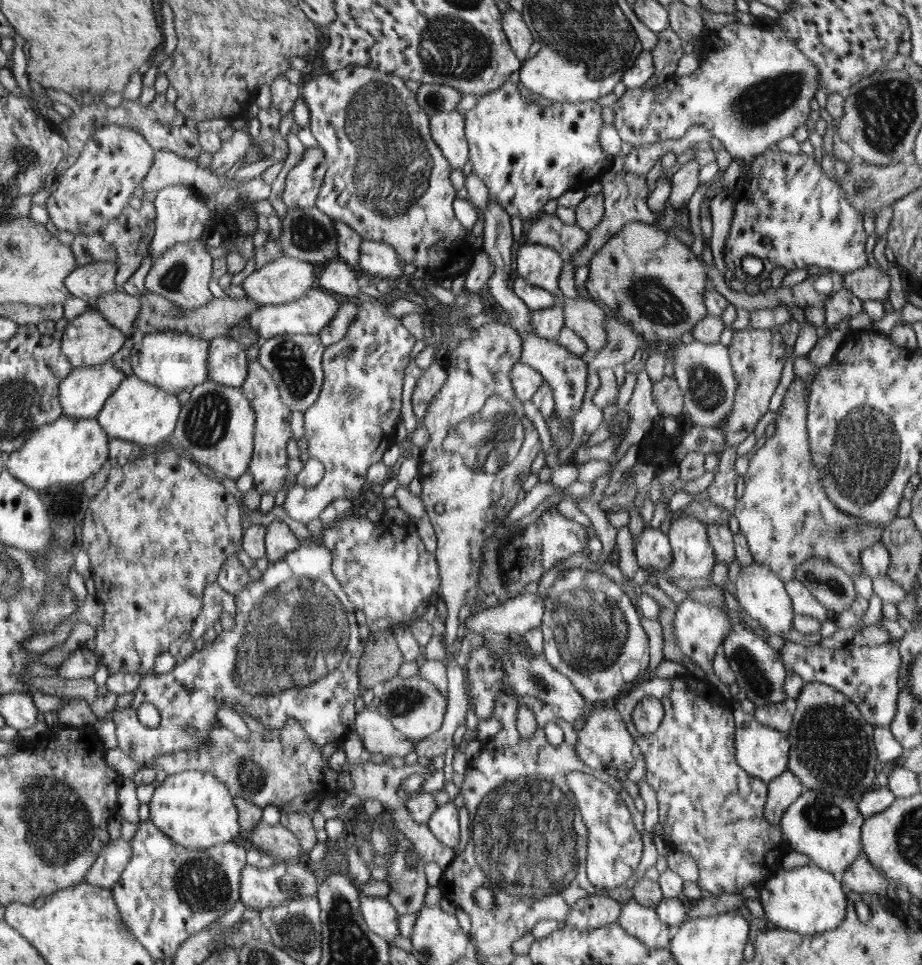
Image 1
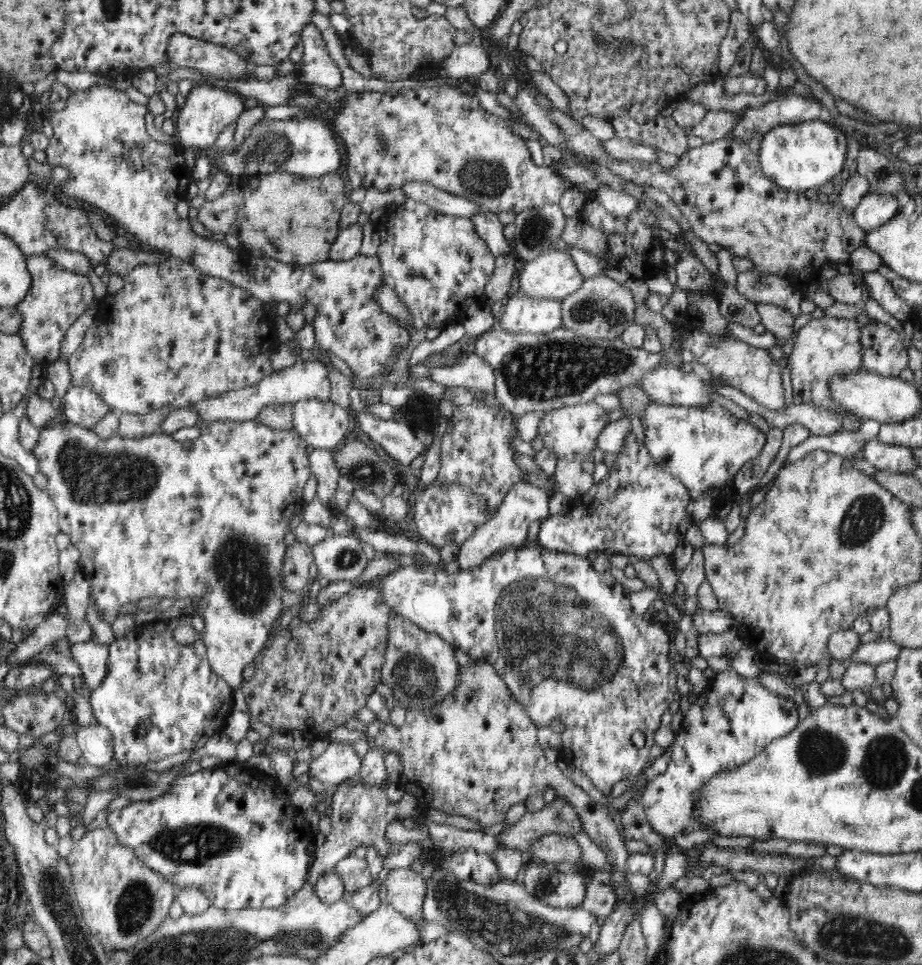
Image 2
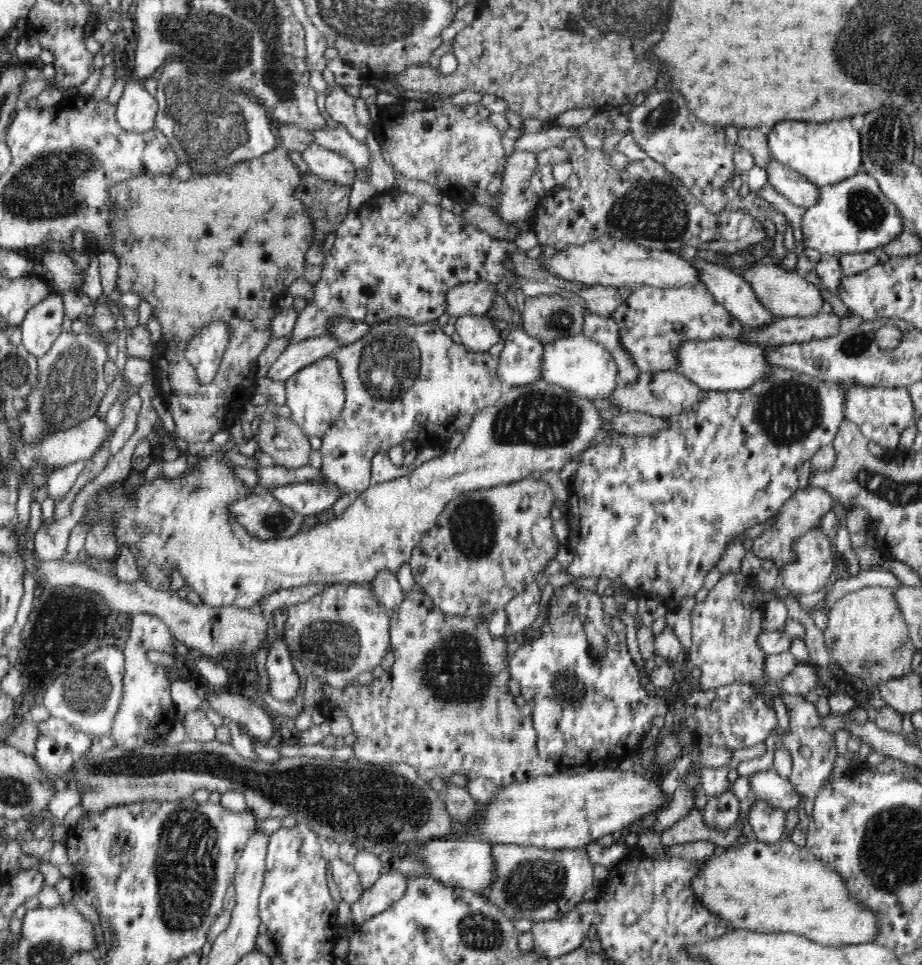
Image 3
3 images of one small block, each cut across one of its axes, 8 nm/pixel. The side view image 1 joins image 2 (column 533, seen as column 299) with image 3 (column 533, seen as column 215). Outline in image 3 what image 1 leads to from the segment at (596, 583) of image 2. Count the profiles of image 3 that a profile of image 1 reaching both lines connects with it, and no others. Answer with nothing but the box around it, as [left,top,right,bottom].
[509,583,668,770]

